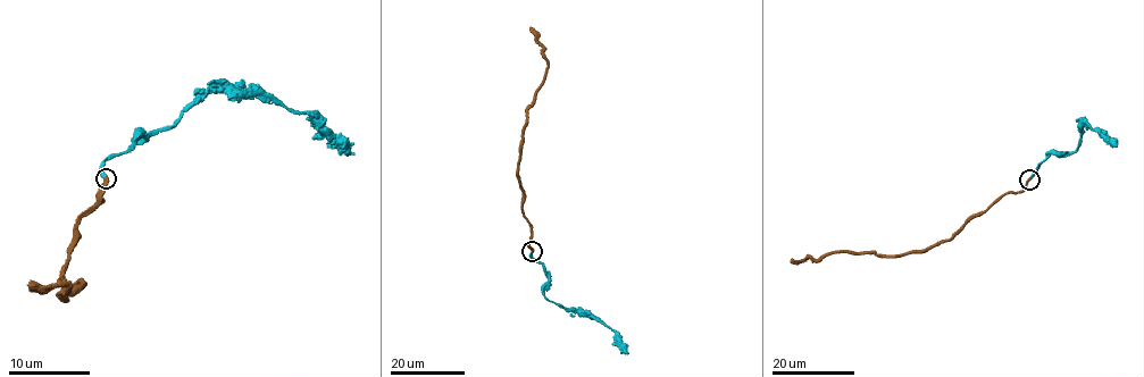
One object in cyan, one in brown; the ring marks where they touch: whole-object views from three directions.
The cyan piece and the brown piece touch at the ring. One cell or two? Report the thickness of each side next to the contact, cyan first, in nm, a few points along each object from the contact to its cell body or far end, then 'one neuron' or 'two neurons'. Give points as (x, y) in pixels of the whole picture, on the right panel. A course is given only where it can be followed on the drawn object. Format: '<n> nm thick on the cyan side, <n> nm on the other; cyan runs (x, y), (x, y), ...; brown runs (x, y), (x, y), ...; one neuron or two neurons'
280 nm thick on the cyan side, 360 nm on the other; cyan runs (1029, 178), (1051, 153), (1074, 152), (1079, 143), (1079, 123), (1101, 131), (1117, 145); brown runs (1029, 179), (1020, 191), (1004, 193), (973, 215), (950, 239), (924, 250), (895, 256), (835, 252), (791, 260); one neuron

